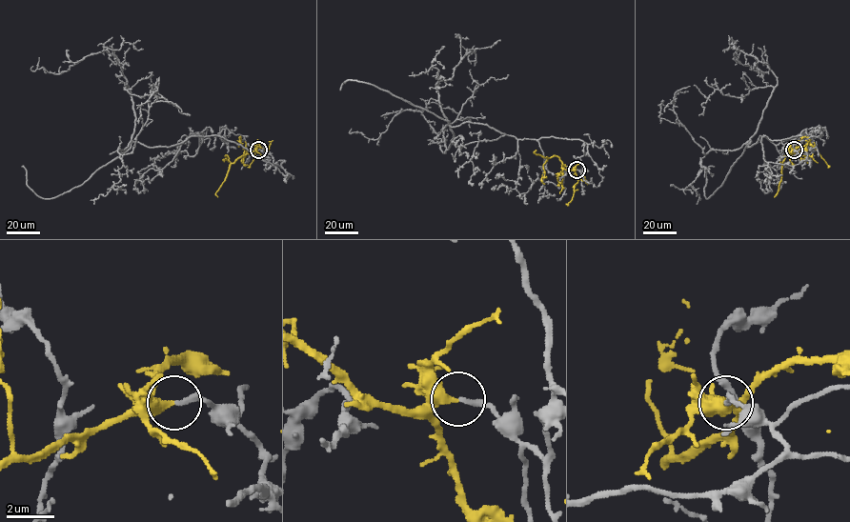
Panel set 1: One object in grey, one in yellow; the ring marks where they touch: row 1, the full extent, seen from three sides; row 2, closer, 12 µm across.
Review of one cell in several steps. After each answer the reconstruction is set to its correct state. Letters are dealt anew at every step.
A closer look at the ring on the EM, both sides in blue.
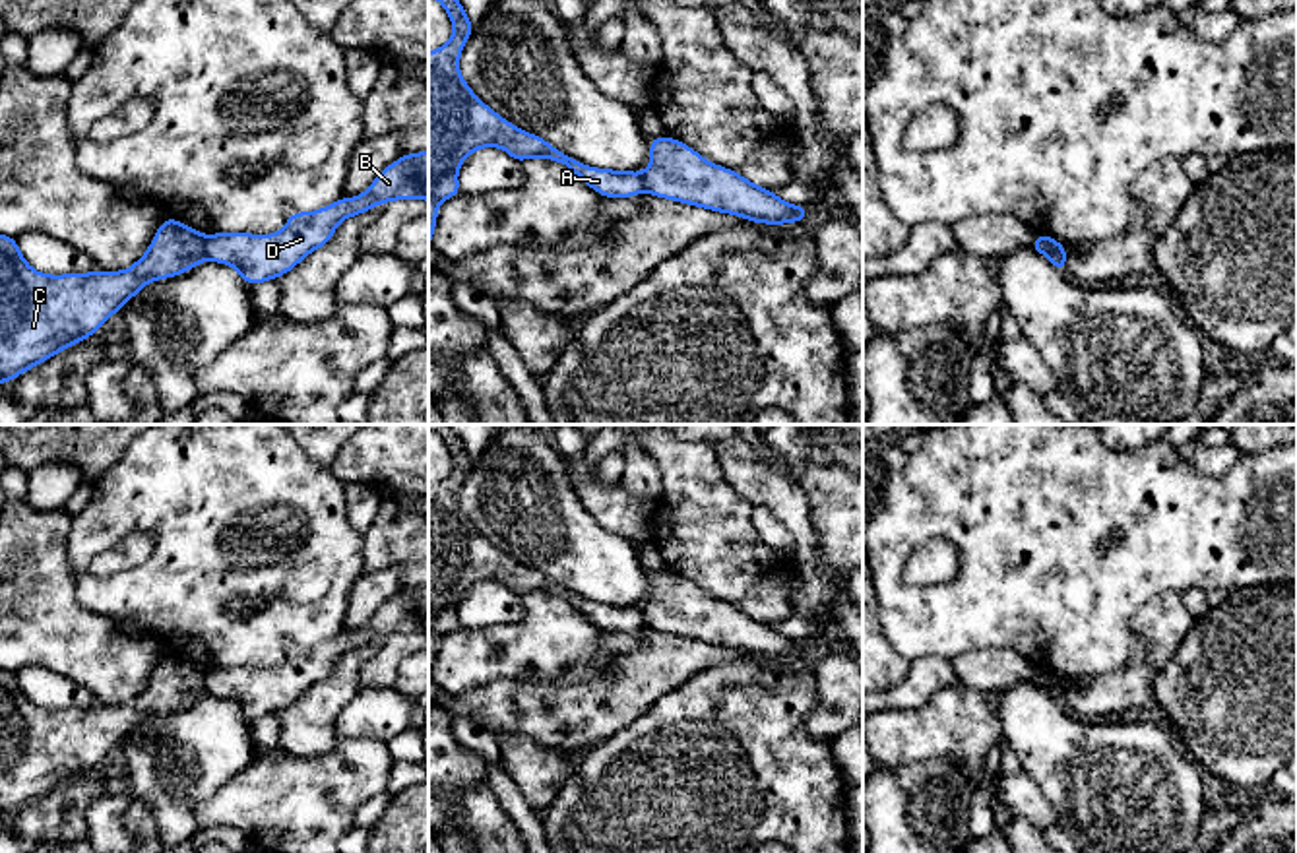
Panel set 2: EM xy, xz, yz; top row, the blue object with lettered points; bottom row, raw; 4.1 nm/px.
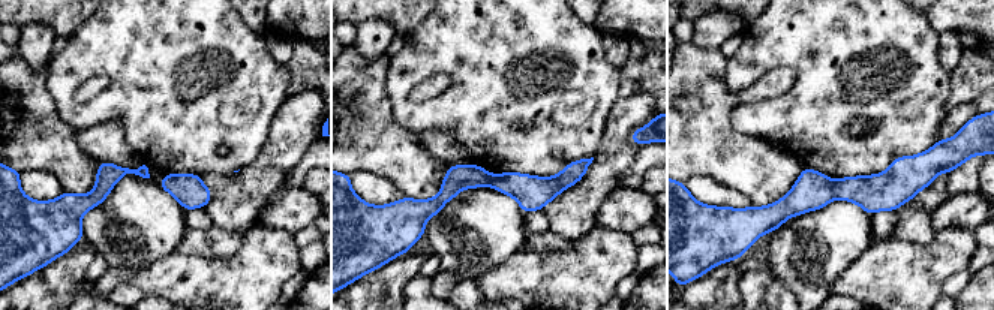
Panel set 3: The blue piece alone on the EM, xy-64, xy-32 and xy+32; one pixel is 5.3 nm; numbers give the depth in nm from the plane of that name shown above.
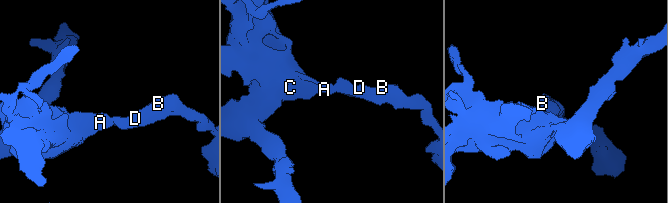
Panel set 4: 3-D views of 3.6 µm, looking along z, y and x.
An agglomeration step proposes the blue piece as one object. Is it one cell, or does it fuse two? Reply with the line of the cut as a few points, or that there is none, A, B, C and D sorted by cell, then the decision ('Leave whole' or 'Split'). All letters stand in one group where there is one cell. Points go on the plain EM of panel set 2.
Split along xy (202, 671), (202, 683), (208, 691). Groups: A C / B D. Split

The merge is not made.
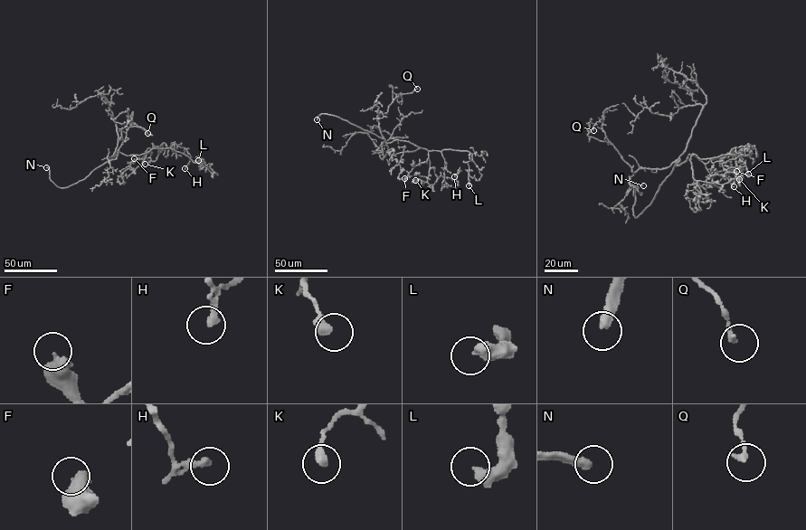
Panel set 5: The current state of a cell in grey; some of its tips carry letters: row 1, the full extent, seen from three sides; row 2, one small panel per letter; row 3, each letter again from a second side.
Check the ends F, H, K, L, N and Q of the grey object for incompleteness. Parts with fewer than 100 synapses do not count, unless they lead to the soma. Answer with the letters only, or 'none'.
N

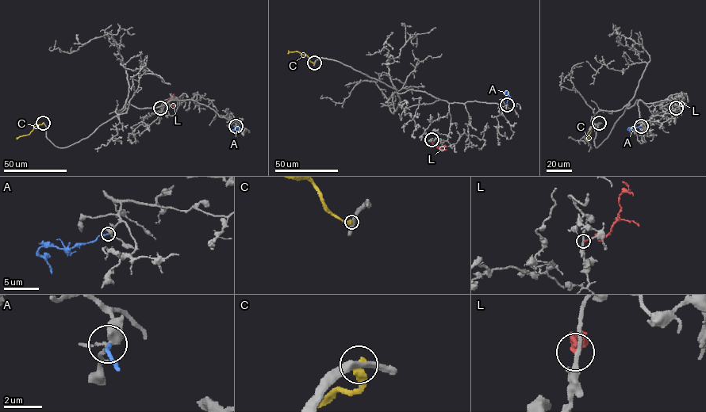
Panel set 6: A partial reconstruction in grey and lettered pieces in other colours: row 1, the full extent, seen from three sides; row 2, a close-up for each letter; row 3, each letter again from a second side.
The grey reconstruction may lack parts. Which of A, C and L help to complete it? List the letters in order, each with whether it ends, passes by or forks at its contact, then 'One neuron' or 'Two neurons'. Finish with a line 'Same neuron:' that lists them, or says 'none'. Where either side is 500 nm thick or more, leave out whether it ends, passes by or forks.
A: It ends there. One neuron
C: It ends there. Two neurons
L: It ends there. Two neurons
Same neuron: A

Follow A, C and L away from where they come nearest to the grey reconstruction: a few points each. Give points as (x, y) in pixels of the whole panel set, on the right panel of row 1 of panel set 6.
A: (640, 126), (628, 128), (631, 133)
C: (599, 123), (591, 126), (587, 139)
L: (676, 108), (682, 102), (682, 96)

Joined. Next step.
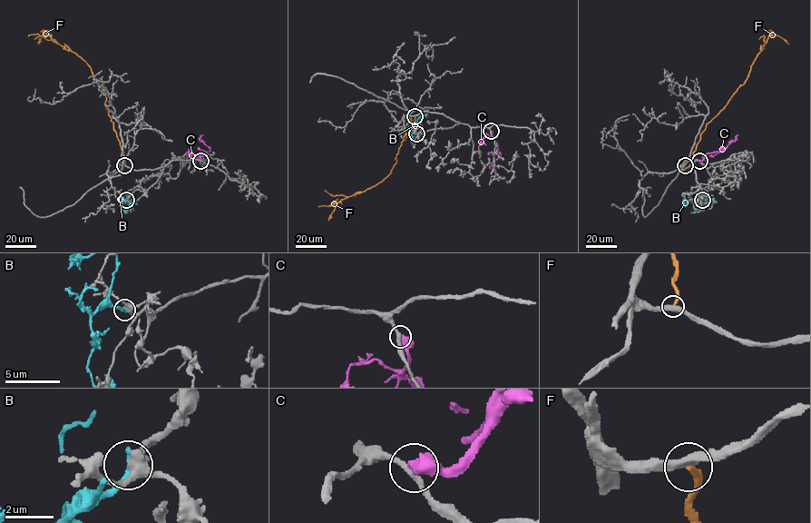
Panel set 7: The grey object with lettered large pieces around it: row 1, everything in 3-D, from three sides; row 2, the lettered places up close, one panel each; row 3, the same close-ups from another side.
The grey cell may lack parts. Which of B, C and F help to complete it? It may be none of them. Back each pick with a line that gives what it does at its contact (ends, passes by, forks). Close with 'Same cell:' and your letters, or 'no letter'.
Same cell: no letter

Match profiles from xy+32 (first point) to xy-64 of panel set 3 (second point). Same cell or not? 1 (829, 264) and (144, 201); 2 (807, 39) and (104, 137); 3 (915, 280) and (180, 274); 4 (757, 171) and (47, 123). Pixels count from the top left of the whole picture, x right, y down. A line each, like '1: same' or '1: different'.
1: same
2: different
3: same
4: same

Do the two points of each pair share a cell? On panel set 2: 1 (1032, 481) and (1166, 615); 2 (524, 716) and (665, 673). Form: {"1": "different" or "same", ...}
{"1": "different", "2": "same"}

